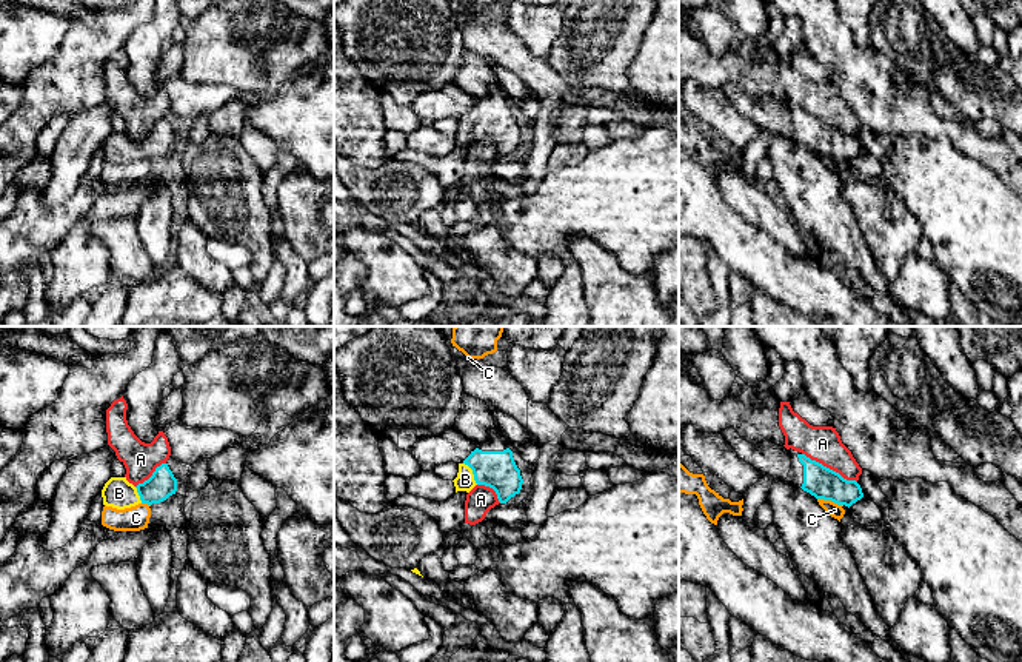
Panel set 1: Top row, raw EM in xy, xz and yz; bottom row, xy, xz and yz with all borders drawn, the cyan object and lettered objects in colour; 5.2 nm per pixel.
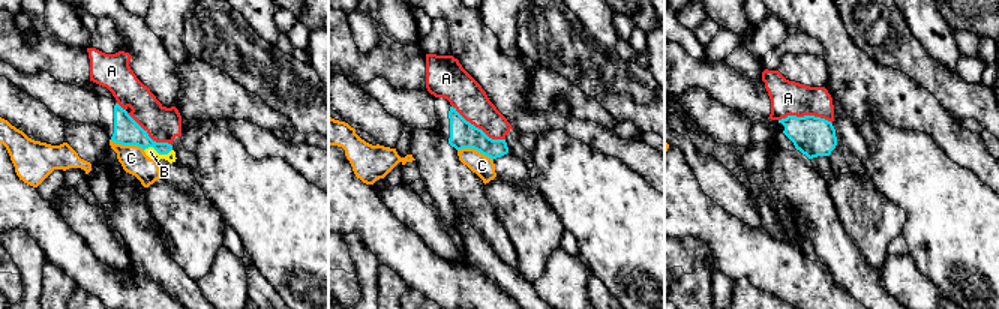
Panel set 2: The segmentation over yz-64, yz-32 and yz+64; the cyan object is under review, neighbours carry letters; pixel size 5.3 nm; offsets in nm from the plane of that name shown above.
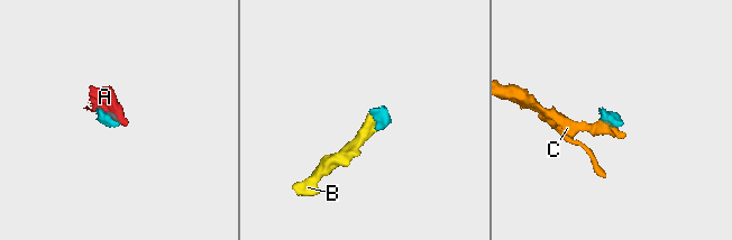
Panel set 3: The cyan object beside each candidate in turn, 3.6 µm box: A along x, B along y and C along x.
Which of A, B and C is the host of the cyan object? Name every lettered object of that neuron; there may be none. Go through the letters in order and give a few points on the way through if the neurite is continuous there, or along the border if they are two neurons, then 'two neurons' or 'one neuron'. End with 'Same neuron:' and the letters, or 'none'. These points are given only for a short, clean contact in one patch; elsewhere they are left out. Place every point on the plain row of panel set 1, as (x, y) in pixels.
A: border along yz (802, 108), (856, 137); two neurons
B: runs through xz (497, 125), (473, 128), (465, 136); one neuron
C: border along yz (818, 153), (842, 160); two neurons
Same neuron: B

